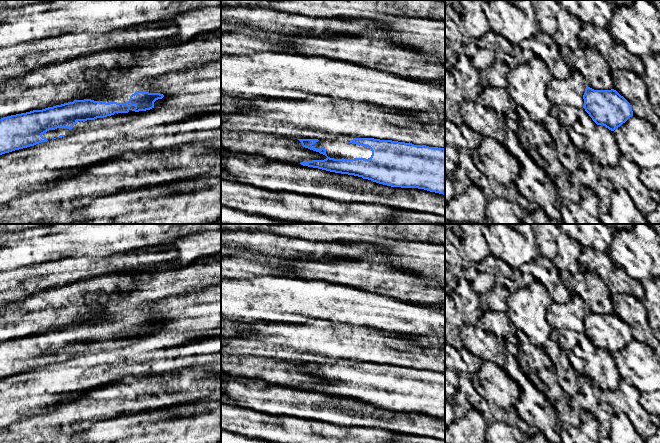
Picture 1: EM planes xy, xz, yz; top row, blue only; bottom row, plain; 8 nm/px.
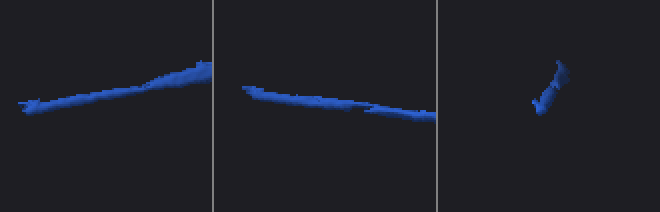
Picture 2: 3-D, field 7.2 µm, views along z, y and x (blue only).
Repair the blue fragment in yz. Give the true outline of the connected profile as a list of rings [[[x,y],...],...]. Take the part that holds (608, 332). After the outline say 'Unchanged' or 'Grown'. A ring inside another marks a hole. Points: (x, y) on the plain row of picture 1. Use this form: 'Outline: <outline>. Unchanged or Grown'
Outline: [[[587,310],[583,323],[583,332],[592,344],[611,355],[633,340],[630,327],[614,313],[594,314]]]. Unchanged

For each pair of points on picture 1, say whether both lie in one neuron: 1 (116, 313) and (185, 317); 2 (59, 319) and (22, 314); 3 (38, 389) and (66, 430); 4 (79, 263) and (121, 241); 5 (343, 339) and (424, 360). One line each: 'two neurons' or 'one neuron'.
1: two neurons
2: one neuron
3: two neurons
4: two neurons
5: one neuron

